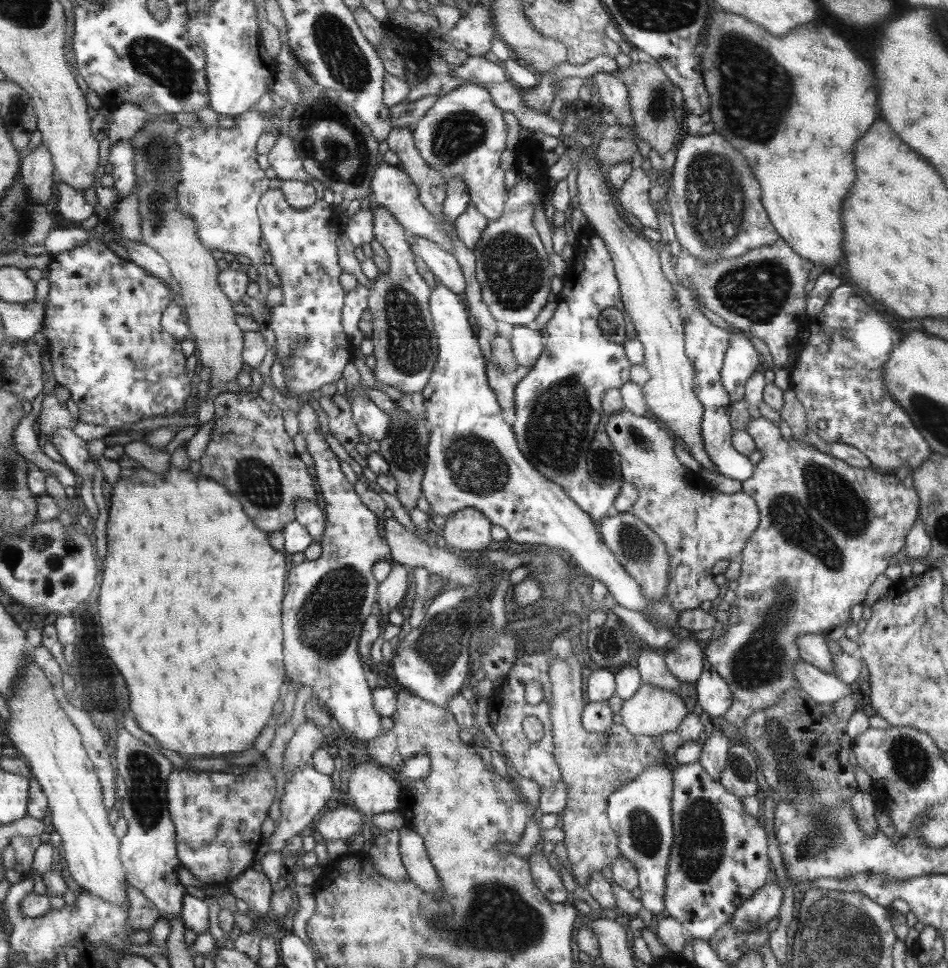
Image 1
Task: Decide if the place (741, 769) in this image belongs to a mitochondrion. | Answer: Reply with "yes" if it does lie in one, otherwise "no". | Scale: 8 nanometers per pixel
yes

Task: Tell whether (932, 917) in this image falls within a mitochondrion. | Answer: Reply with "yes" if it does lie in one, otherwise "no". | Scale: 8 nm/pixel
no

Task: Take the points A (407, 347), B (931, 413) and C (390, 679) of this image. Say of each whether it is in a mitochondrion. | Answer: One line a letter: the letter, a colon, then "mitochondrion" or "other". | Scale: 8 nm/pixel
A: mitochondrion
B: mitochondrion
C: other

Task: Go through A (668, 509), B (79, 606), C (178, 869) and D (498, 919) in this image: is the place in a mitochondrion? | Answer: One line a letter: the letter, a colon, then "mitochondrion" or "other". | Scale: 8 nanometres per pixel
A: other
B: other
C: other
D: mitochondrion

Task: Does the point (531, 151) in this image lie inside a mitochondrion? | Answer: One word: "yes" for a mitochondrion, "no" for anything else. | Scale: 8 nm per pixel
no

